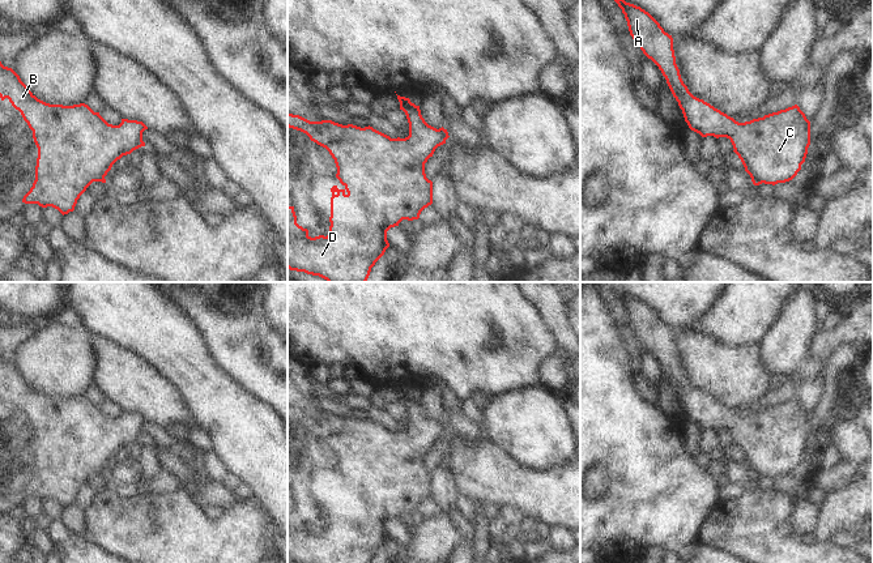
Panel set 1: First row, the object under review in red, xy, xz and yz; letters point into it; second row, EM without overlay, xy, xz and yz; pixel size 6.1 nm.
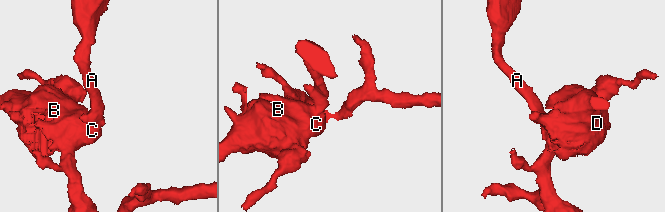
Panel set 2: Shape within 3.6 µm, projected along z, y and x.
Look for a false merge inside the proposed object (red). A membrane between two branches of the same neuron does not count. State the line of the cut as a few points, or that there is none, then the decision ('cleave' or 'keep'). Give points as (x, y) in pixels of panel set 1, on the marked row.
no cut; keep

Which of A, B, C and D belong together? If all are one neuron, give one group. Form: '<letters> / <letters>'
A B C D

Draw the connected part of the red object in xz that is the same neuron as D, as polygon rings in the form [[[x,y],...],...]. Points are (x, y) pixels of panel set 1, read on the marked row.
[[[397,95],[400,110],[406,115],[409,136],[405,138],[391,138],[372,127],[342,125],[332,120],[310,121],[299,115],[288,114],[288,127],[306,133],[311,141],[325,148],[335,159],[336,178],[345,187],[331,188],[331,217],[329,234],[311,238],[308,230],[297,223],[294,206],[288,206],[288,268],[319,276],[328,282],[366,282],[371,268],[389,247],[387,231],[399,226],[403,219],[418,219],[421,212],[433,204],[433,182],[426,178],[425,163],[433,157],[435,149],[450,137],[443,127],[436,129],[429,125],[421,115],[420,106],[409,98]]]

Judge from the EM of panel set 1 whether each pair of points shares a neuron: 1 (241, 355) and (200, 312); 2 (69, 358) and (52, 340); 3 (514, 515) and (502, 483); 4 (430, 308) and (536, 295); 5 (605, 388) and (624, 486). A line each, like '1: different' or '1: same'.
1: same
2: same
3: different
4: different
5: same

